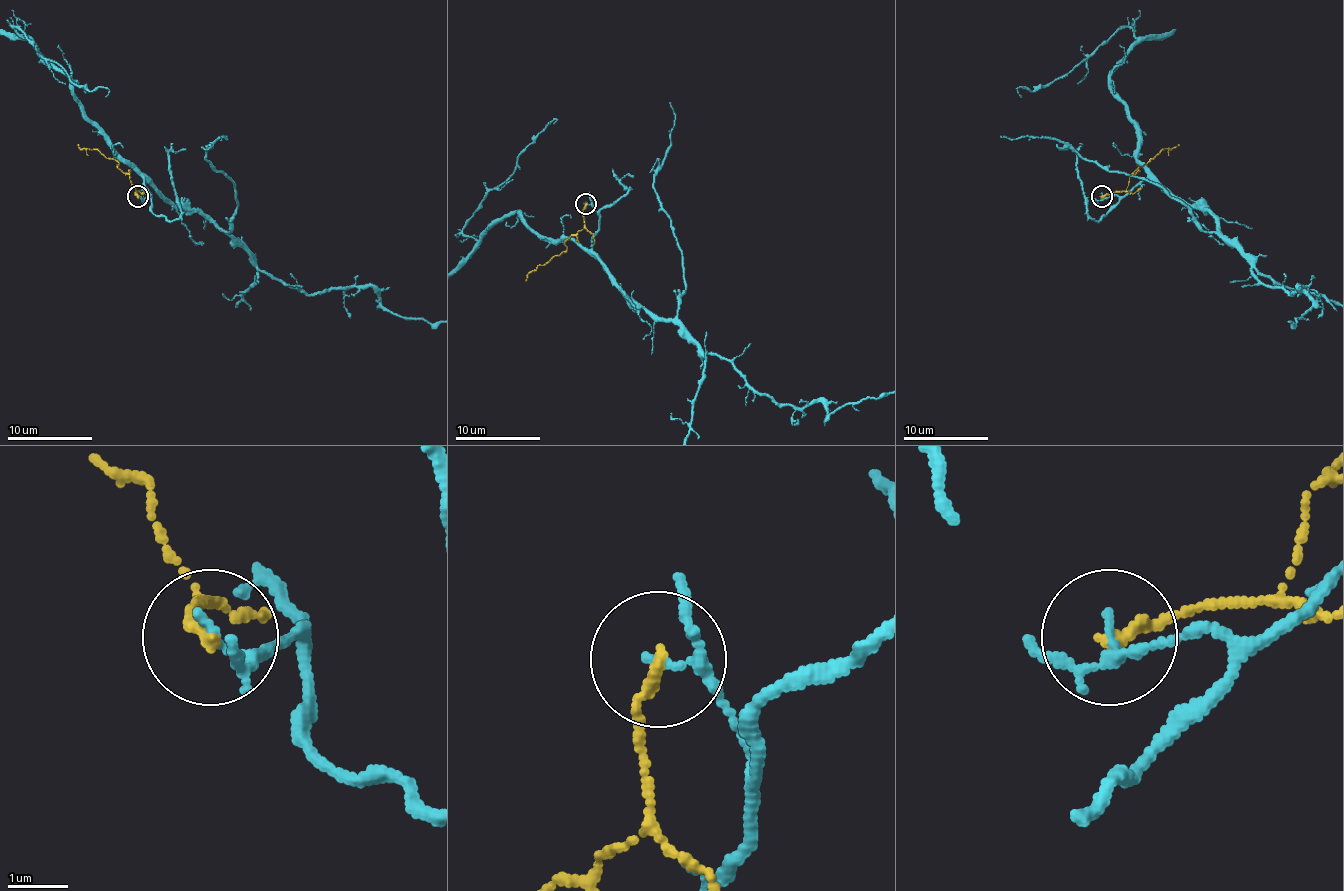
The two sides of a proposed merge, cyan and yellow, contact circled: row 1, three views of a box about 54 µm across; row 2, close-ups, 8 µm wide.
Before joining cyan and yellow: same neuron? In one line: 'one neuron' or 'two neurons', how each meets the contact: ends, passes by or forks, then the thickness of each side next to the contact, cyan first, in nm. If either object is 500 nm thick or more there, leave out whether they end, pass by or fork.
two neurons | cyan passes by | yellow ends | 140/200 nm

